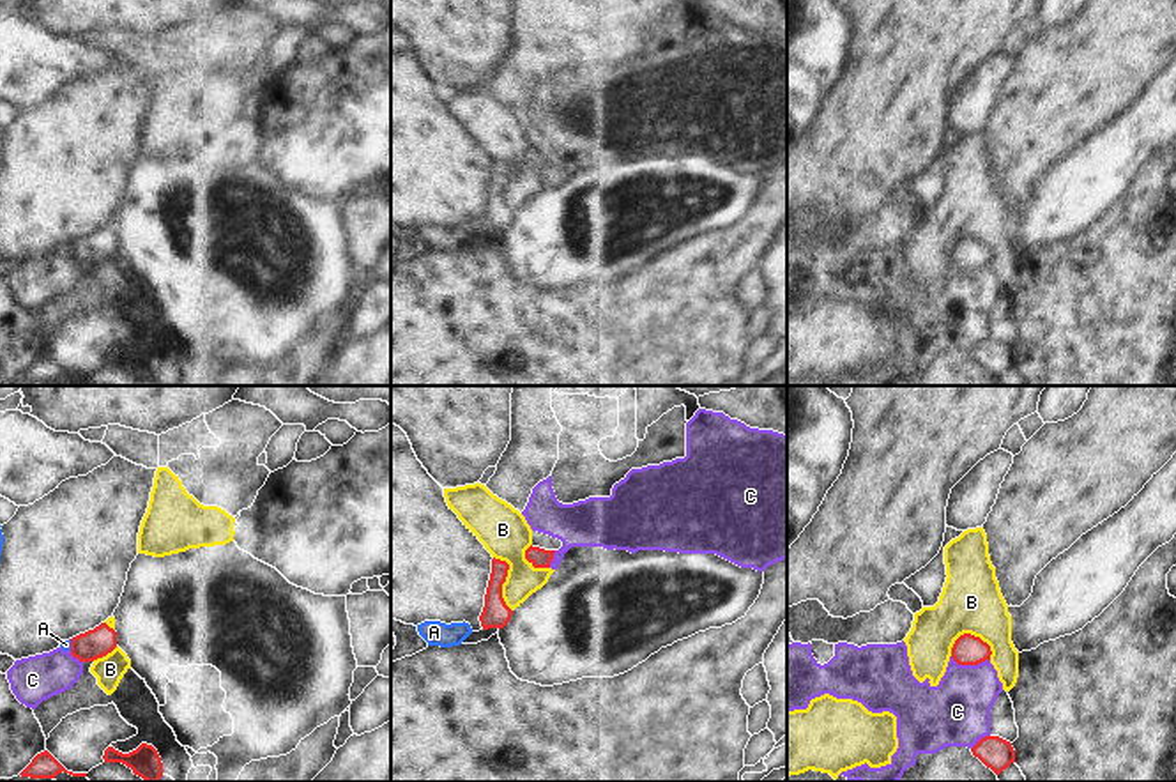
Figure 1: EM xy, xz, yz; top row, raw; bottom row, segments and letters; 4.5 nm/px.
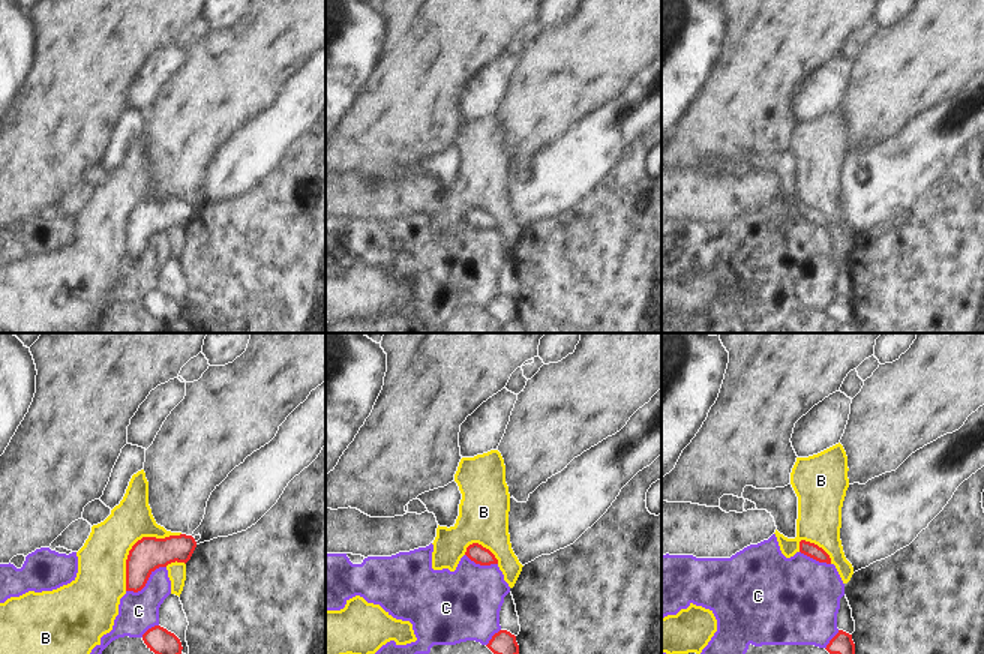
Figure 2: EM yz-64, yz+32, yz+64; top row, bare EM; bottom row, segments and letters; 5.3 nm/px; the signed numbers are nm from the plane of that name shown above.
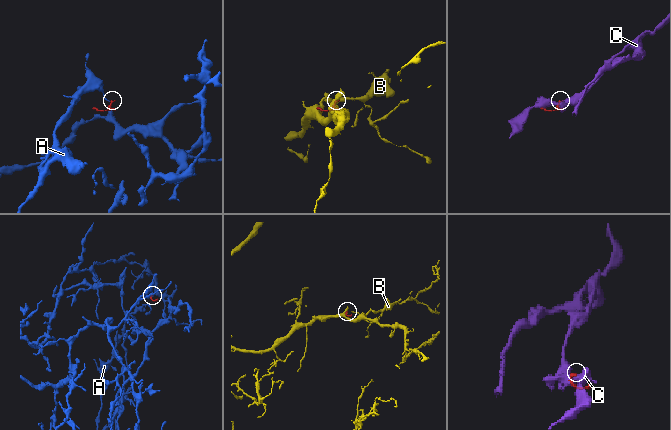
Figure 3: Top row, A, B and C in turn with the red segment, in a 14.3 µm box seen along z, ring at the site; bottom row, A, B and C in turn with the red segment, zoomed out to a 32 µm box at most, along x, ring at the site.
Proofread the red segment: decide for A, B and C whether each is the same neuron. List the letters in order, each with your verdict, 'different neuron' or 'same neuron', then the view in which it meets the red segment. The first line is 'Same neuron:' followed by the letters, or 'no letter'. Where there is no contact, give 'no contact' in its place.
Same neuron: no letter
A: different neuron; contact in xy
B: different neuron; contact in yz
C: different neuron; contact in yz

